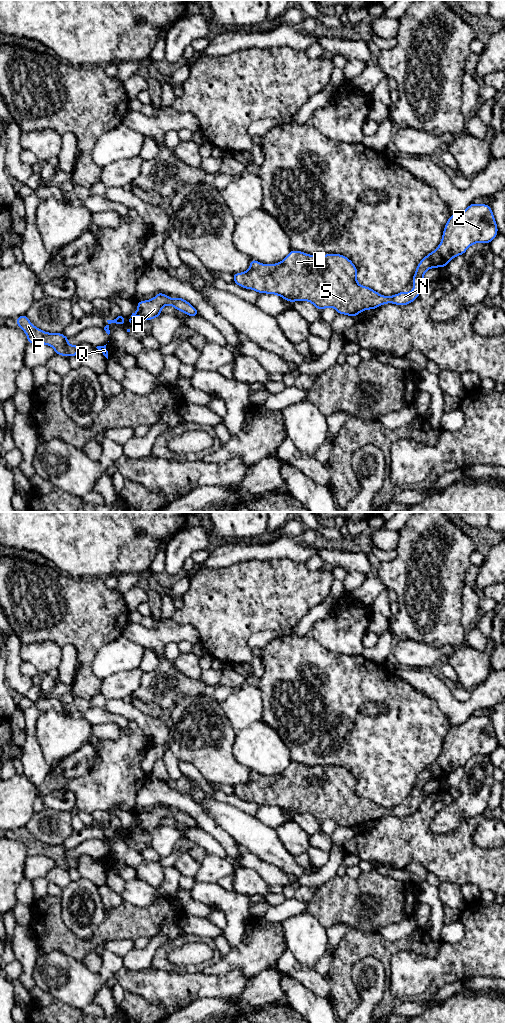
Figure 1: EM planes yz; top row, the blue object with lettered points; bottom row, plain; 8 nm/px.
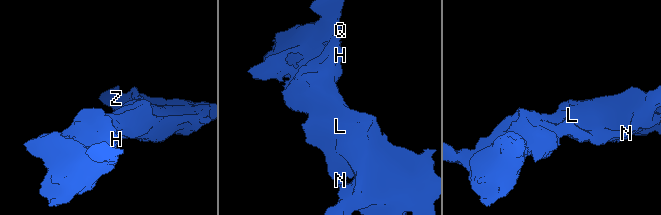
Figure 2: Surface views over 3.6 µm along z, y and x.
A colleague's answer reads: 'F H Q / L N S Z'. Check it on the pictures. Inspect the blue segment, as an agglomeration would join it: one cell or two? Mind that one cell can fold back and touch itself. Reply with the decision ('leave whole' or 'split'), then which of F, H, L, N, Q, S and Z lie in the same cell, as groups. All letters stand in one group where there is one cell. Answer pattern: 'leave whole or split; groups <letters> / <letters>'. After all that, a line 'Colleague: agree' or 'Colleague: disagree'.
leave whole; groups F H L N Q S Z
Colleague: disagree

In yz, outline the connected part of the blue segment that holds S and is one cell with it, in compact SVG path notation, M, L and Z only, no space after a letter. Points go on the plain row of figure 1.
M472 715L462 725L450 727L439 758L425 768L416 780L412 791L413 803L401 803L390 809L383 808L369 799L359 797L357 779L350 771L341 766L308 767L302 763L291 762L284 772L276 776L261 776L257 772L251 771L250 780L246 784L236 785L232 788L235 796L255 802L257 805L275 806L291 815L309 813L320 823L332 819L338 826L357 829L360 824L368 821L374 822L383 816L393 815L404 818L413 814L425 799L423 789L428 781L446 779L454 769L463 767L471 757L478 754L490 755L497 746L497 735L487 716Z

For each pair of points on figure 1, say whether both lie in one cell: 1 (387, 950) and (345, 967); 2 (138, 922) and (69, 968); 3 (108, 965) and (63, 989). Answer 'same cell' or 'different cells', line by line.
1: same cell
2: different cells
3: same cell

